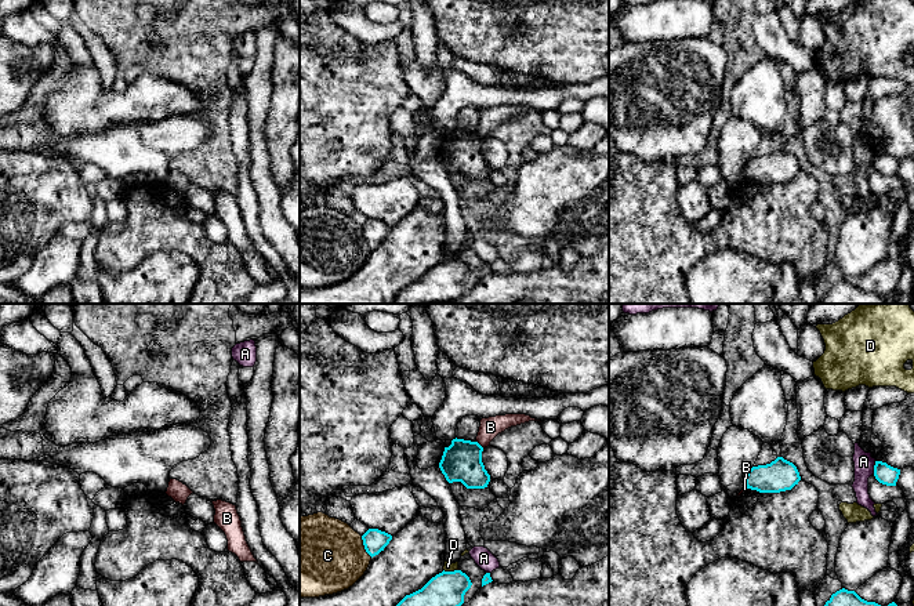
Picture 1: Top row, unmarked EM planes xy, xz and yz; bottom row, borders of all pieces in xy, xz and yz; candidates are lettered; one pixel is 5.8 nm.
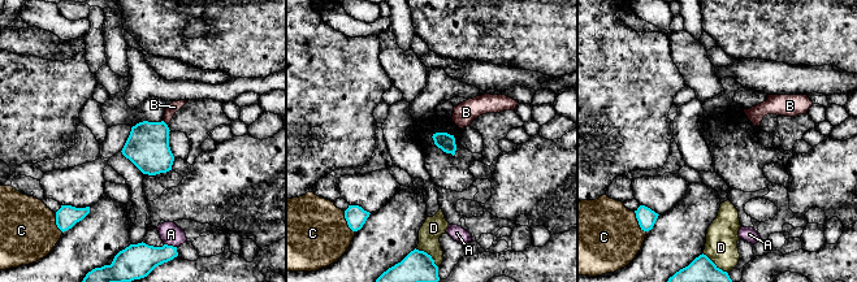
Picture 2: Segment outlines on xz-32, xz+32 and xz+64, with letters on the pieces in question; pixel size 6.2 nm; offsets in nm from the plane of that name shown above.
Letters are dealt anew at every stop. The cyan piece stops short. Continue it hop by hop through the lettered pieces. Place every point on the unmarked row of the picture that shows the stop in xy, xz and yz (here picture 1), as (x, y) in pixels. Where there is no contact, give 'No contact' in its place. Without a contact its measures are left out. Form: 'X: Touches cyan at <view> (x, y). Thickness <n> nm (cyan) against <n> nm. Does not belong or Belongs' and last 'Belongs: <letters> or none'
A: Touches cyan at yz (874, 159). Thickness 120 nm (cyan) against 110 nm. Does not belong
B: Touches cyan at xz (478, 134). Thickness 240 nm (cyan) against 120 nm. Does not belong
C: Touches cyan at xz (365, 238). Thickness 140 nm (cyan) against 460 nm. Does not belong
D: Touches cyan at xz (450, 262). Thickness 220 nm (cyan) against 50 nm. Does not belong
Belongs: none

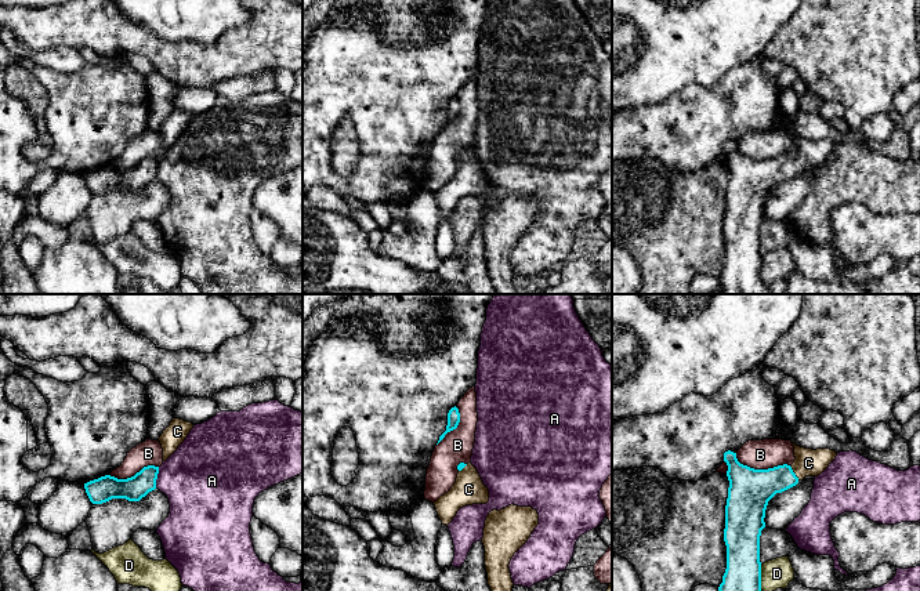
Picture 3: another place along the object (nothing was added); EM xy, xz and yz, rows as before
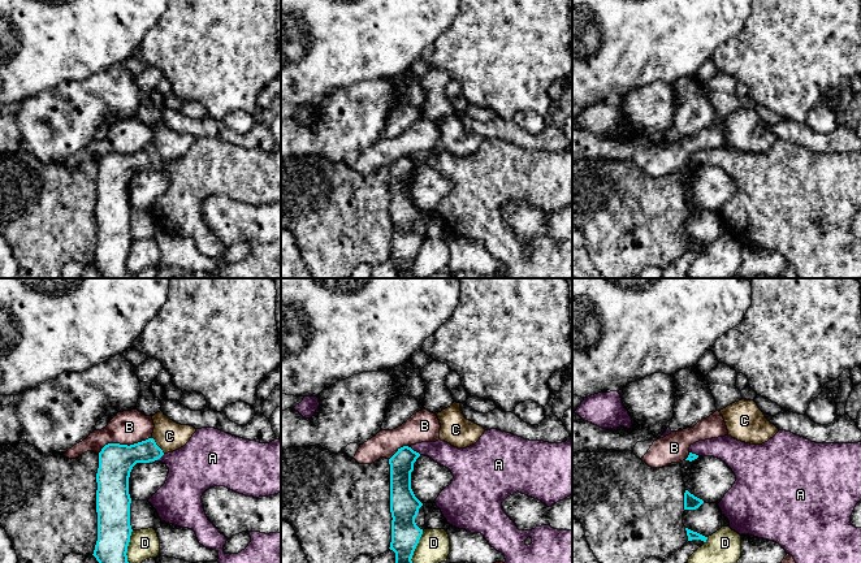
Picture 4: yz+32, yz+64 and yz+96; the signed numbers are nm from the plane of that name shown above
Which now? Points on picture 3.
A: Touches cyan at xy (156, 169). Thickness 140 nm (cyan) against 420 nm. Does not belong
B: Touches cyan at yz (760, 160). Thickness 240 nm (cyan) against 180 nm. Does not belong
C: Touches cyan at yz (793, 163). Thickness 220 nm (cyan) against 160 nm. Belongs
D: Touches cyan at yz (760, 271). Thickness 240 nm (cyan) against 170 nm. Does not belong
Belongs: C

